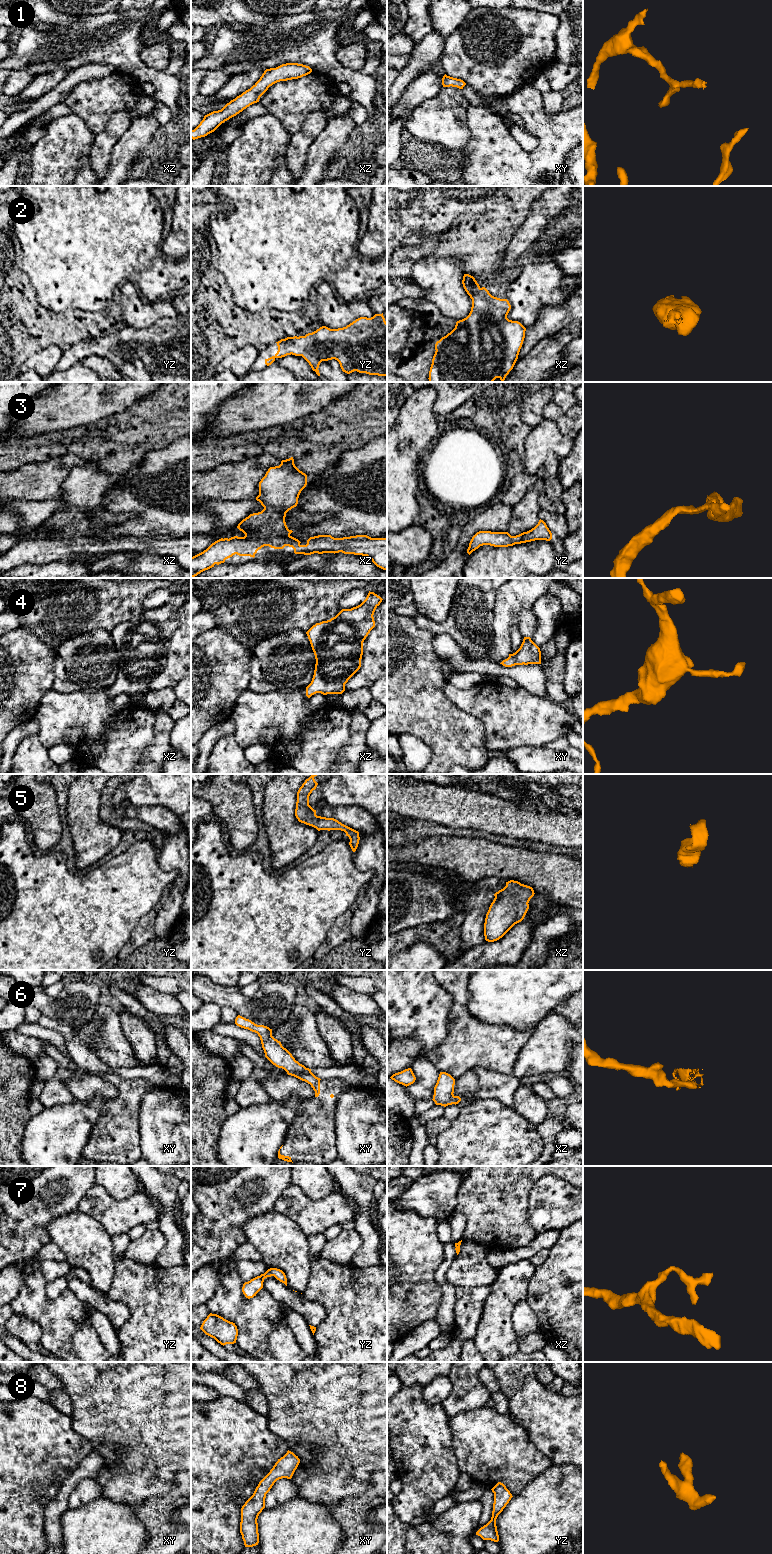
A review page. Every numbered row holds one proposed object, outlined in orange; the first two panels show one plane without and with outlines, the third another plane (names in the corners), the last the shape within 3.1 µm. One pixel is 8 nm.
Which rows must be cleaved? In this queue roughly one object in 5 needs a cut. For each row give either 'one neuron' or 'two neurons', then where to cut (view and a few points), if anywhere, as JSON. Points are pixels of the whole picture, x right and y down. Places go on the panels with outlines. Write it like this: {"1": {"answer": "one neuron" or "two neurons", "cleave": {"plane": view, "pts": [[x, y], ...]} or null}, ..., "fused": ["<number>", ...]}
{"1": {"answer": "one neuron", "cleave": null}, "2": {"answer": "one neuron", "cleave": null}, "3": {"answer": "one neuron", "cleave": null}, "4": {"answer": "one neuron", "cleave": null}, "5": {"answer": "one neuron", "cleave": null}, "6": {"answer": "one neuron", "cleave": null}, "7": {"answer": "one neuron", "cleave": null}, "8": {"answer": "one neuron", "cleave": null}, "fused": []}

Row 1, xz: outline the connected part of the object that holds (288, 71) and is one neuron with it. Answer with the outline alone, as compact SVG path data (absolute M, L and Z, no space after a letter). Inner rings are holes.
M286 63L276 68L266 69L260 79L248 90L227 103L221 110L204 116L200 124L191 130L193 140L214 132L222 123L236 116L250 105L259 102L270 86L280 81L298 79L312 72L309 66Z

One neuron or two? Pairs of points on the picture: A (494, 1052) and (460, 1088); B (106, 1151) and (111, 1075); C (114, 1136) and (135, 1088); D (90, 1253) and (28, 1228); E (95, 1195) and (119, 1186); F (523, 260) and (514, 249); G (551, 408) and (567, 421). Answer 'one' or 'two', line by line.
A: two
B: one
C: one
D: two
E: two
F: two
G: one

